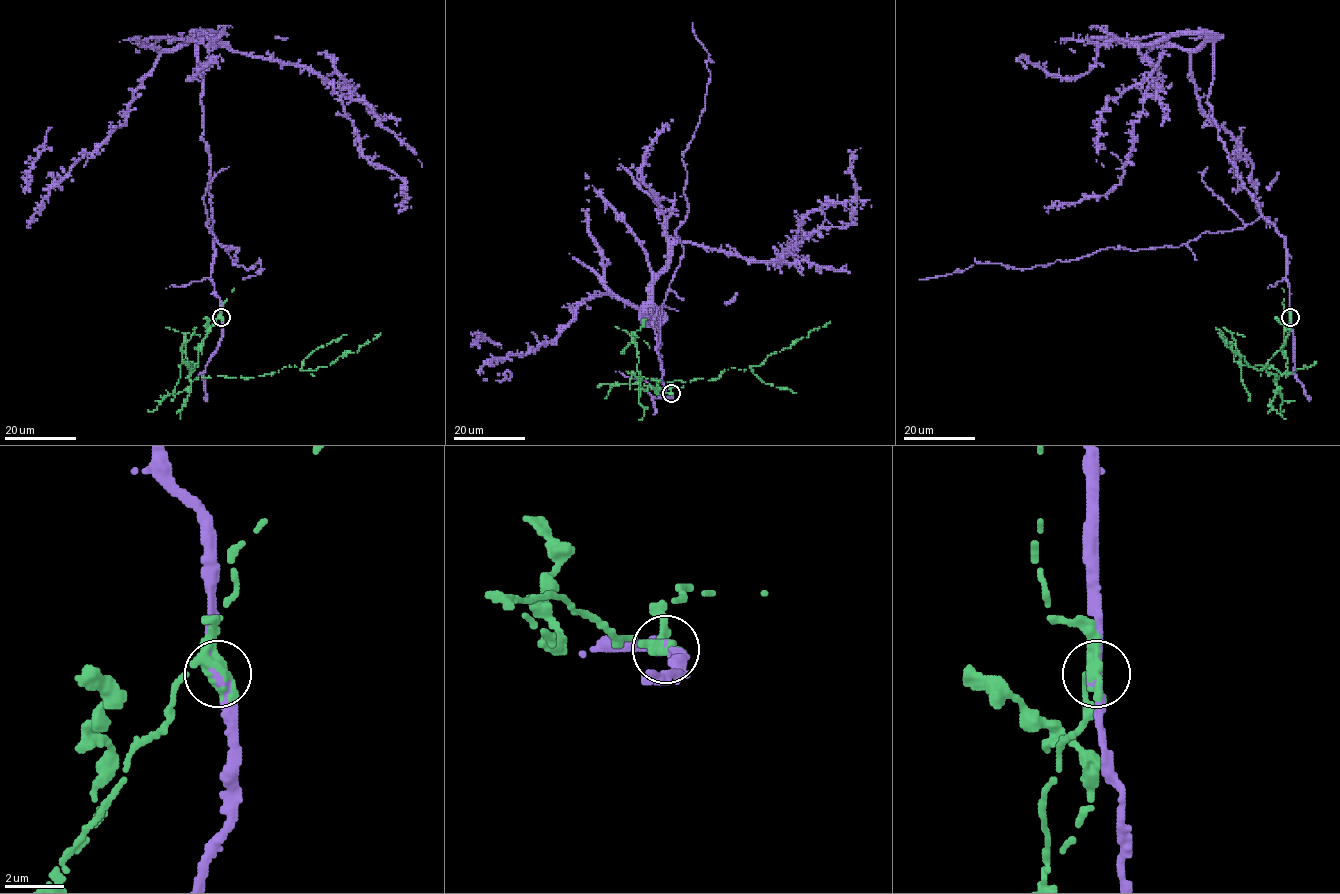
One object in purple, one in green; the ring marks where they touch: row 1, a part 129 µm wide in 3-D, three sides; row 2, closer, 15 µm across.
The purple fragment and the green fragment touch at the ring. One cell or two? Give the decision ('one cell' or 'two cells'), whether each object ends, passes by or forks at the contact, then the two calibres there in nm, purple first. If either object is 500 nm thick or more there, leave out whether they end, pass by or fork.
two cells | purple passes by | green forks | 360/280 nm

